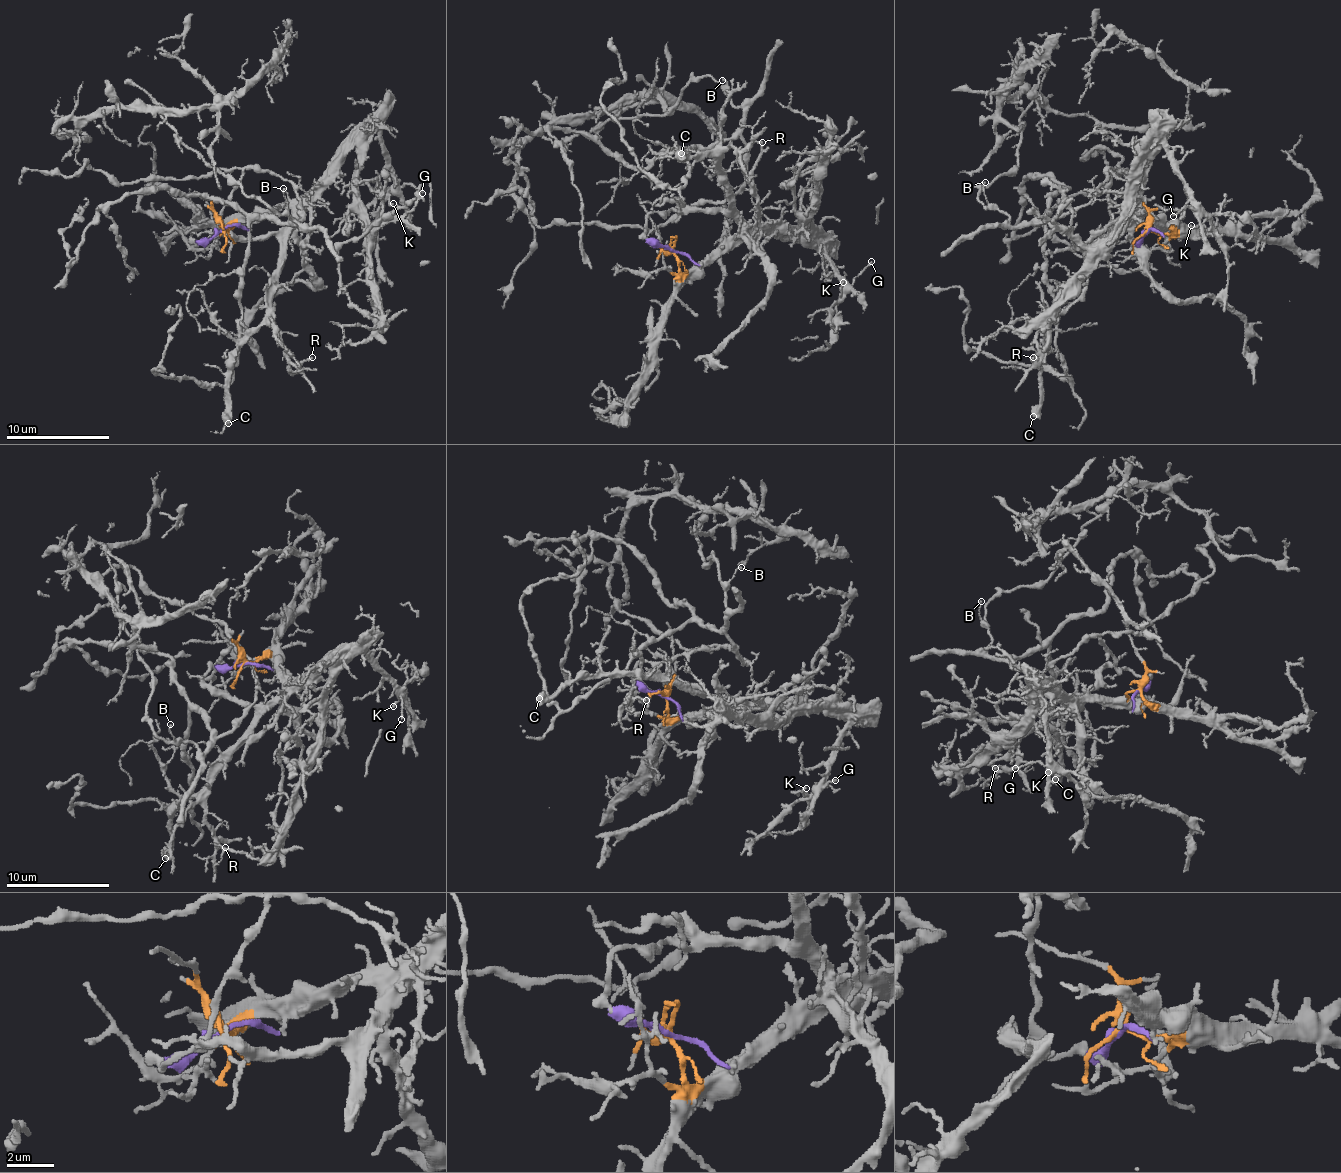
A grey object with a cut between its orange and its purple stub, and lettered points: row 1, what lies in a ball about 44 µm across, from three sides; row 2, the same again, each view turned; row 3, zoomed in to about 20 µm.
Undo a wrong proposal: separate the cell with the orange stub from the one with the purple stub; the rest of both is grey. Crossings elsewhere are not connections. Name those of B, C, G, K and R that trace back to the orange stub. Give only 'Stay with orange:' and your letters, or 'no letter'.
Stay with orange: C, G, K, R

